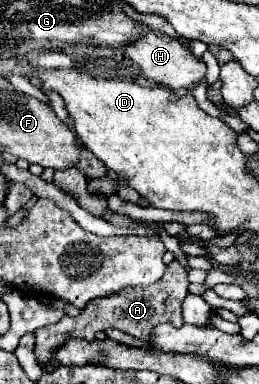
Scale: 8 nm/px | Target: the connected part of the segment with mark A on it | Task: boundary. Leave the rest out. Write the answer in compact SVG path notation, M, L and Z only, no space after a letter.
M172 260L166 266L166 274L150 284L150 286L136 286L136 288L124 288L116 294L104 296L104 298L94 298L84 310L80 310L78 316L64 316L60 318L56 324L44 326L36 330L36 358L48 358L48 354L52 354L52 350L56 350L56 344L64 344L64 340L68 336L76 336L76 338L84 338L84 340L94 340L96 332L100 330L108 330L108 328L116 328L122 330L138 340L148 342L152 328L156 328L158 324L172 324L172 326L182 326L184 318L182 318L182 300L188 294L188 278L186 278L186 268L178 262Z

